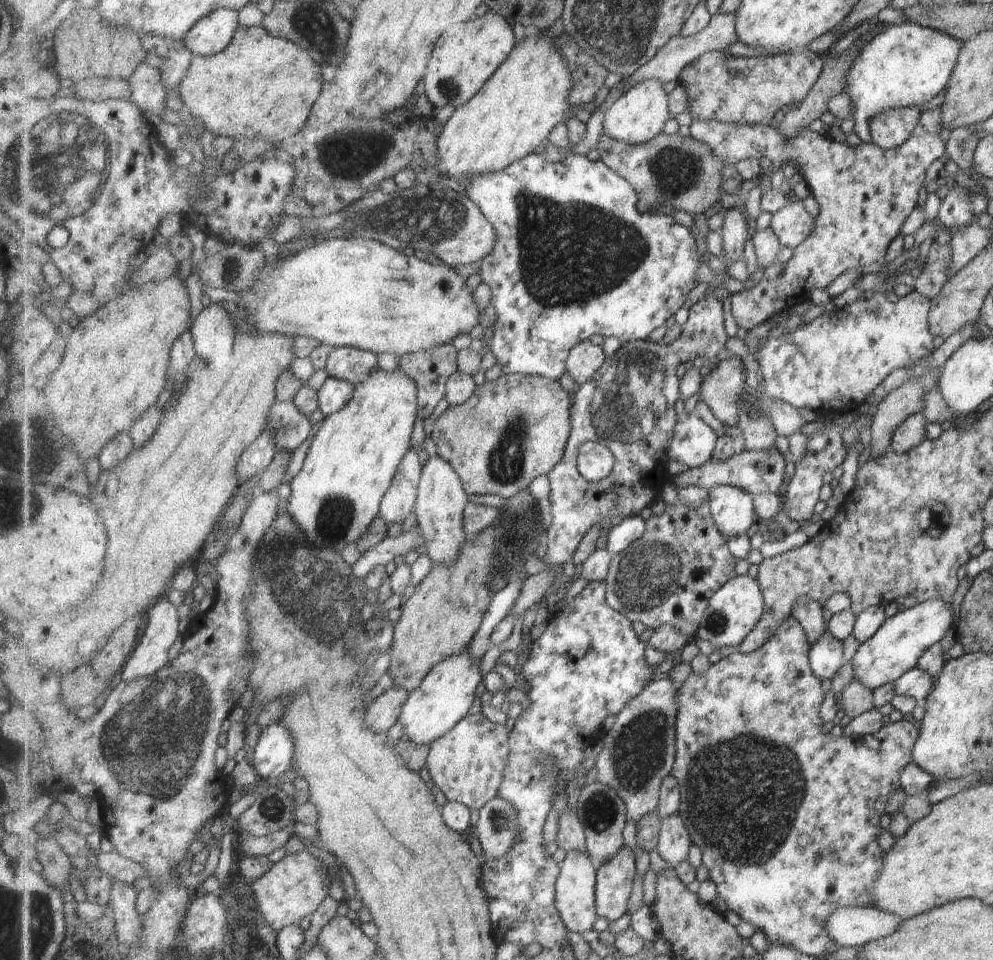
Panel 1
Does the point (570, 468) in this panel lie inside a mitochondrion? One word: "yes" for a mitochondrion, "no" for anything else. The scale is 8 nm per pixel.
no

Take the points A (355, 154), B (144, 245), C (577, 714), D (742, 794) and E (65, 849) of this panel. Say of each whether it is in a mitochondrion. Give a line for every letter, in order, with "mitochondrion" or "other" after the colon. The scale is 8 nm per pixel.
A: mitochondrion
B: other
C: other
D: mitochondrion
E: other

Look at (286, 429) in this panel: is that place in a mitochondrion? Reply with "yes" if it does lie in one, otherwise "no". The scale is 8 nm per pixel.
yes

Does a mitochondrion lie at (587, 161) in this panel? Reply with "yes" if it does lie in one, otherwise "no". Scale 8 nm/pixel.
no

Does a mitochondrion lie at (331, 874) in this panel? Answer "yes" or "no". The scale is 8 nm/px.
no

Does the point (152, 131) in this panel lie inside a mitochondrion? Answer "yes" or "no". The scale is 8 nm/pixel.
no

